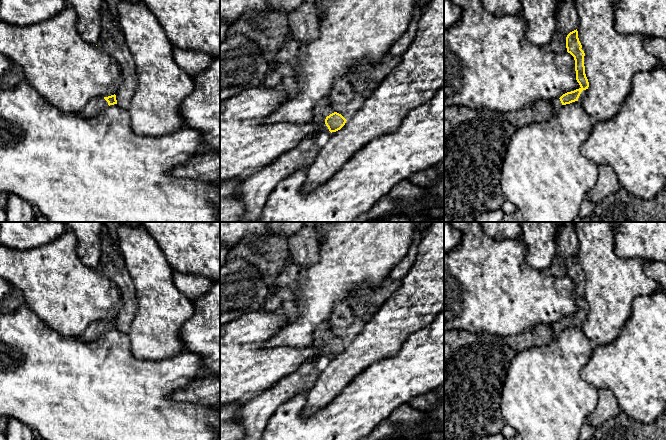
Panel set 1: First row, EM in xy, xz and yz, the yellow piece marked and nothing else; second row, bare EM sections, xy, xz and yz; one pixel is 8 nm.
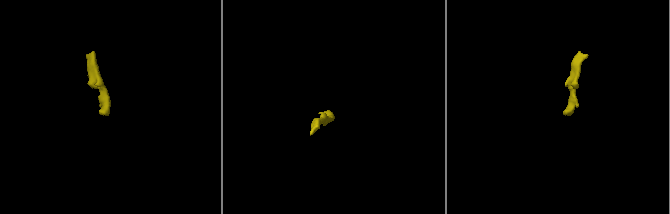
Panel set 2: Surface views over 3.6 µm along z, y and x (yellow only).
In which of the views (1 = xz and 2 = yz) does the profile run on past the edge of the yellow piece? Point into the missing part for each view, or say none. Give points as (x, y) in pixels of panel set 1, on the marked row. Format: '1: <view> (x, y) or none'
1: xz (322, 109)
2: yz (556, 104)

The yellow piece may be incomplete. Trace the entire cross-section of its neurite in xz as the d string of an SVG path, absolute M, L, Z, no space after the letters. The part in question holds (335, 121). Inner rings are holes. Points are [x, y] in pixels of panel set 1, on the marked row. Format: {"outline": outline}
{"outline": "M322 101L314 107L314 121L324 122L332 133L340 130L347 120L341 114L335 112L328 101Z"}

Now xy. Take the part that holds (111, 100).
{"outline": "M116 95L108 97L93 97L83 108L81 114L84 117L91 117L110 105L117 104Z"}

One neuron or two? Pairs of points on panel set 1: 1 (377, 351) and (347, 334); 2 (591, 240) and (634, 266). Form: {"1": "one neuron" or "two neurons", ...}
{"1": "two neurons", "2": "one neuron"}

